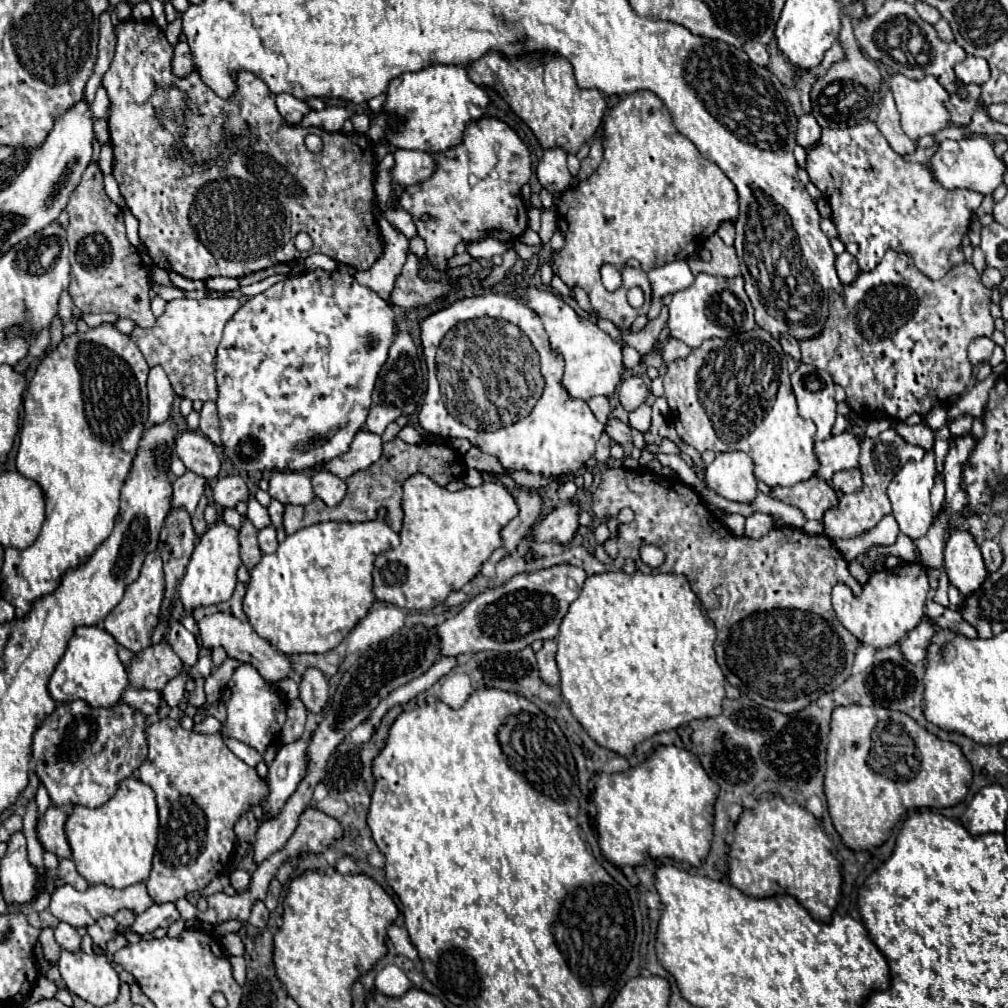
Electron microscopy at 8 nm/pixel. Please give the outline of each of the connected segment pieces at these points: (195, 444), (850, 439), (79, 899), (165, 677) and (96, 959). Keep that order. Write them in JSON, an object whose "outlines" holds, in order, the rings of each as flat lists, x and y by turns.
{"outlines":[[[183,431,175,441,175,451,189,471,203,479,213,479,219,473,219,455,209,437,199,431]],[[841,433,837,437,829,437,825,441,817,441,813,447,813,453,819,461,817,477,831,481,833,473,855,469,859,465,859,445,863,437]],[[137,883,137,885,131,885,131,887,121,889,121,891,119,889,111,889,107,885,91,885,85,891,77,891,71,885,63,885,63,887,53,889,51,907,49,909,59,921,65,921,65,923,69,923,73,927,87,927,87,925,93,925,93,921,97,921,99,917,105,917,105,915,113,917,119,909,129,909,135,915,139,915,151,905,153,905,153,899,147,893,145,883]],[[161,641,133,655,133,663,129,669,129,685,133,689,161,691,181,671,183,671,181,659,173,653,167,641]],[[61,951,59,973,65,987,95,1007,105,1007,119,997,119,975,105,955]]]}

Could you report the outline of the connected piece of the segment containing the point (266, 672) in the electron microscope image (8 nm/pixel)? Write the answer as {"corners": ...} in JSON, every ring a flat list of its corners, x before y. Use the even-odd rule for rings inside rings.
{"corners":[[215,613,215,615,203,617,203,619,199,621,199,629,201,629,203,645,205,645,207,649,213,649,213,647,217,647,217,645,223,647,229,657,239,659,239,661,243,661,243,663,251,663,251,665,259,671,259,675,261,675,265,681,269,681,269,683,287,679,287,677,291,675,291,671,293,671,293,669,291,669,291,659,289,659,285,653,273,649,273,645,271,645,269,641,265,641,263,637,259,637,259,635,255,633,255,629,253,629,249,623,239,621,237,617,233,617,233,615,229,615,229,613]]}

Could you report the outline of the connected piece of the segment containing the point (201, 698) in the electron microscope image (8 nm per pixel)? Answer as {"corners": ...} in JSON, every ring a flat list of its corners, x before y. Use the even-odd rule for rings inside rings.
{"corners":[[195,679,195,683,197,683,195,691,193,691,193,693,187,693,187,695,185,695,185,699,187,699,187,703,189,703,189,705,193,705,193,707,201,707,201,705,205,703,205,693,203,693,203,679]]}

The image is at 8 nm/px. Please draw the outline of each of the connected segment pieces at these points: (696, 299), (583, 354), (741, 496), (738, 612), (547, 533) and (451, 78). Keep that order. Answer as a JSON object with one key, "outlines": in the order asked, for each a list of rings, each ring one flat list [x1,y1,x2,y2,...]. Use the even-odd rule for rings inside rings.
{"outlines":[[[699,273,699,275,695,277,695,283,693,283,691,287,673,293,671,303,669,303,669,323,667,323,667,327,669,327,669,331,671,331,671,337,681,339,683,343,687,343,687,345,693,347,693,349,695,349,697,345,701,345,705,339,713,339,713,337,725,339,725,337,731,337,733,333,743,333,743,331,755,329,757,325,754,319,754,308,745,292,744,279,741,276,732,279,721,279,721,277,713,277,713,275,707,275,707,273],[725,290,731,291,743,302,747,319,717,317,717,313,709,315,709,303,719,301,719,295]],[[519,287,519,299,541,317,545,331,549,335,551,351,555,355,561,355,561,359,565,363,561,385,565,387,565,391,573,399,583,399,583,401,587,401,589,397,595,397,595,395,605,395,605,397,611,395,615,391,617,383,621,381,621,373,623,373,621,345,617,341,613,341,605,331,601,331,593,321,579,317,561,299,561,295,557,295,553,291,535,289,535,293,531,295,529,287,527,289]],[[727,451,719,453,705,469,707,485,725,499,751,503,757,495,757,479,753,475,753,461,747,453]],[[603,469,599,489,593,495,593,511,599,519,615,517,621,509,629,507,635,513,631,523,619,525,617,537,609,537,603,547,605,553,623,559,633,559,637,569,645,573,645,563,639,557,643,545,655,545,663,549,665,561,655,571,675,573,687,577,693,593,703,603,707,617,715,623,717,639,715,653,727,681,737,687,751,701,781,711,785,715,795,713,817,701,821,695,837,689,851,673,853,655,859,641,837,621,831,607,831,589,837,583,845,583,851,591,861,591,861,585,851,577,847,561,837,553,835,543,825,535,807,535,803,529,777,527,773,533,751,539,735,537,727,527,709,511,703,497,683,481,675,477,659,477,649,469],[735,585,739,599,735,603,727,587]],[[571,501,553,509,543,521,539,521,533,529,533,539,569,543,577,527,579,527,579,505]],[[431,65,417,73,403,73,391,81,383,113,371,115,367,135,375,143,387,139,399,149,439,153,461,143,465,127,485,115,487,101,487,93,469,81,465,67]]]}

